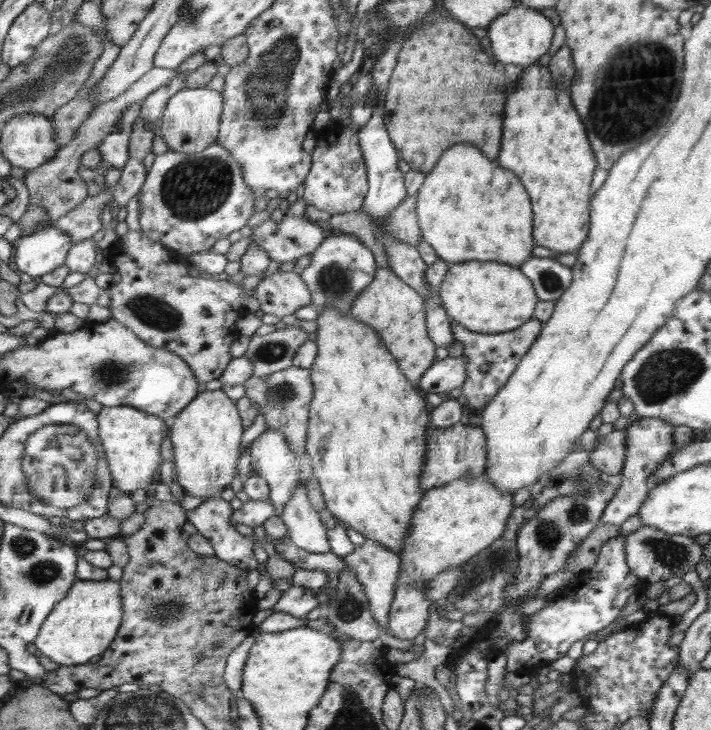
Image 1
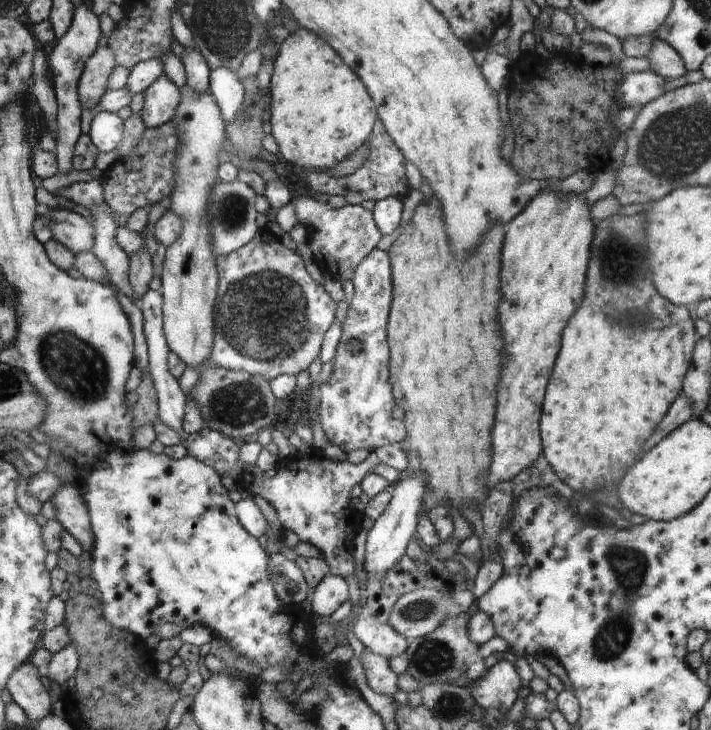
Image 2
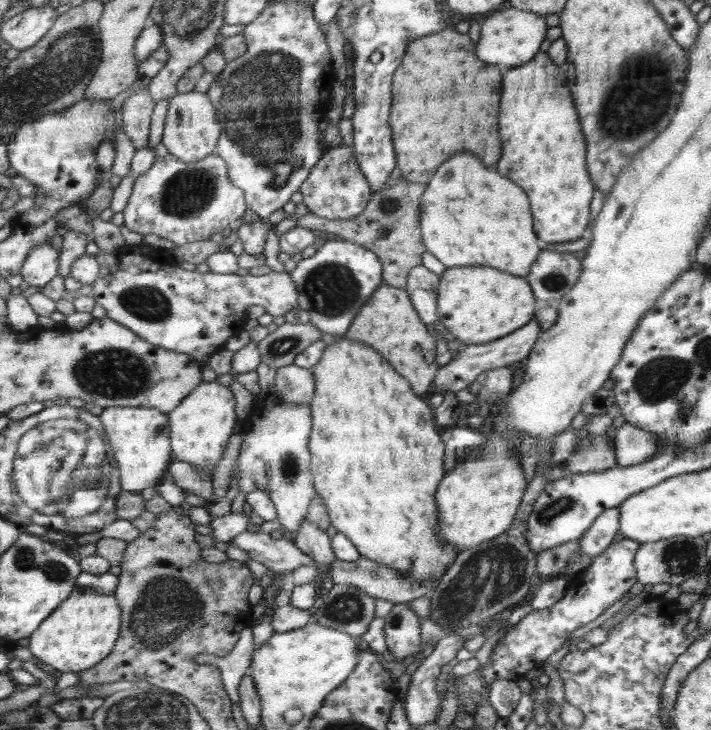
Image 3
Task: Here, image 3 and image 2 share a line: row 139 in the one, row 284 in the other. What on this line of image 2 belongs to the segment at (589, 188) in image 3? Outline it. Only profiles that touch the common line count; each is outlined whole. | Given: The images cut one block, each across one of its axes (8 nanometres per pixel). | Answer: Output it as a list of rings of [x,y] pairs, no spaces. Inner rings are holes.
[[[548,186],[526,206],[526,214],[522,214],[522,218],[514,218],[514,222],[506,226],[506,254],[502,254],[502,294],[506,294],[506,298],[502,298],[502,330],[506,330],[506,374],[502,374],[502,386],[498,386],[498,430],[494,430],[491,487],[498,482],[510,481],[524,468],[530,468],[542,454],[542,403],[550,372],[560,350],[560,336],[568,324],[568,318],[576,310],[576,300],[584,296],[588,256],[592,256],[595,241],[590,211],[589,200],[583,193],[564,194]]]

